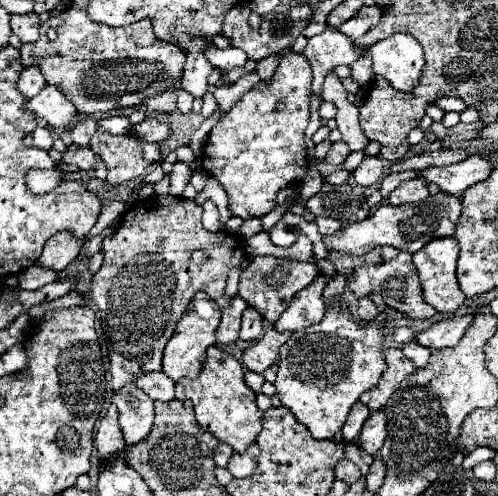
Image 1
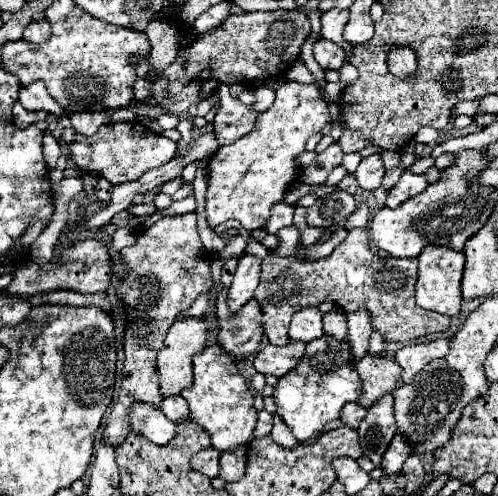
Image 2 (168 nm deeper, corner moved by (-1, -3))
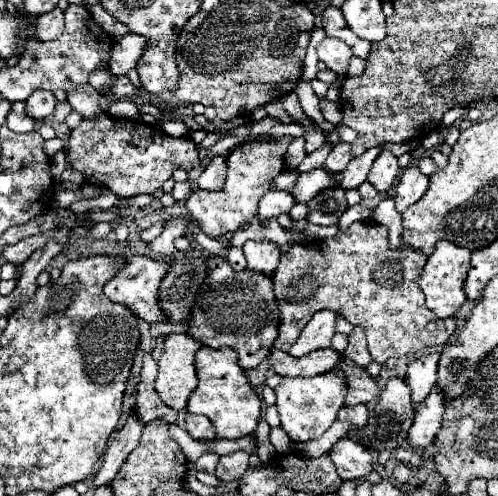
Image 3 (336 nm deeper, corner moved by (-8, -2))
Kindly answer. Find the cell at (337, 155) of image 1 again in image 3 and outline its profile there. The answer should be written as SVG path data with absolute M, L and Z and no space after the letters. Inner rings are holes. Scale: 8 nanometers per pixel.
M338 143L330 151L330 155L326 159L326 167L330 171L338 173L338 171L344 171L348 167L350 159L352 159L352 155L350 155L350 143Z

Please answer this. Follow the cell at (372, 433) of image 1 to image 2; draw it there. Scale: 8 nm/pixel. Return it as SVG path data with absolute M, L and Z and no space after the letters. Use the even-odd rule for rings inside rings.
M387 394L379 398L369 410L367 416L361 420L359 428L359 442L363 446L363 454L379 466L383 452L387 450L391 438L395 436L395 418L393 418L393 396Z

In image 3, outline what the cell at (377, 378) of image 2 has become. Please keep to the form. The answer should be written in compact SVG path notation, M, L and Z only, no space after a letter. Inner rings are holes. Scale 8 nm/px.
M342 359L336 367L344 373L344 379L348 383L348 395L344 397L346 407L352 407L358 403L370 403L380 395L378 381L368 377L368 373L364 369L354 367L346 359Z

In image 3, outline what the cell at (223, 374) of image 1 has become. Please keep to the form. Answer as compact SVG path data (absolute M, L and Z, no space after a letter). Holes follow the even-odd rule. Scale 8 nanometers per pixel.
M200 347L196 351L194 367L198 375L198 387L192 391L186 411L206 415L216 427L218 439L240 439L244 435L254 433L260 419L260 399L256 397L252 385L248 383L246 371L238 365L236 351L228 347L224 349Z

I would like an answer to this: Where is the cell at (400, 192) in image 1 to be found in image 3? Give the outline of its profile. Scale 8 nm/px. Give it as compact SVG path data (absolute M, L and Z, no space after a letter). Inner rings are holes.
M410 165L402 171L398 183L396 183L396 211L404 213L406 207L414 205L416 201L420 201L424 197L428 189L428 177L420 173L420 169L416 165Z

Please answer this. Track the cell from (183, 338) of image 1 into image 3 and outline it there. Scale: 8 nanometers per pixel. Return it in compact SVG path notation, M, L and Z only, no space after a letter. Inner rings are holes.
M172 333L162 343L154 389L160 399L176 411L182 411L186 407L190 393L198 385L194 371L194 353L200 347L202 345L186 333Z

